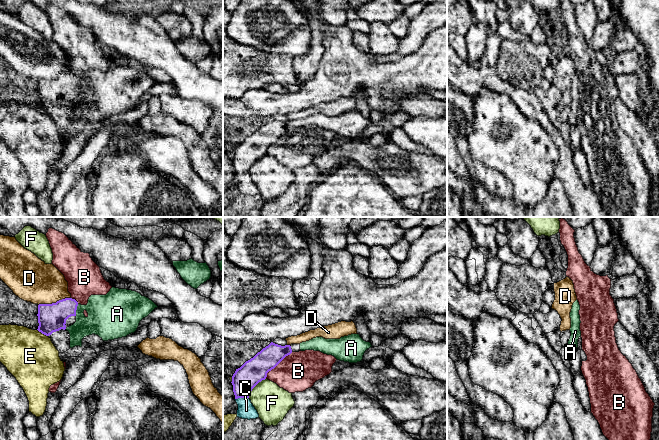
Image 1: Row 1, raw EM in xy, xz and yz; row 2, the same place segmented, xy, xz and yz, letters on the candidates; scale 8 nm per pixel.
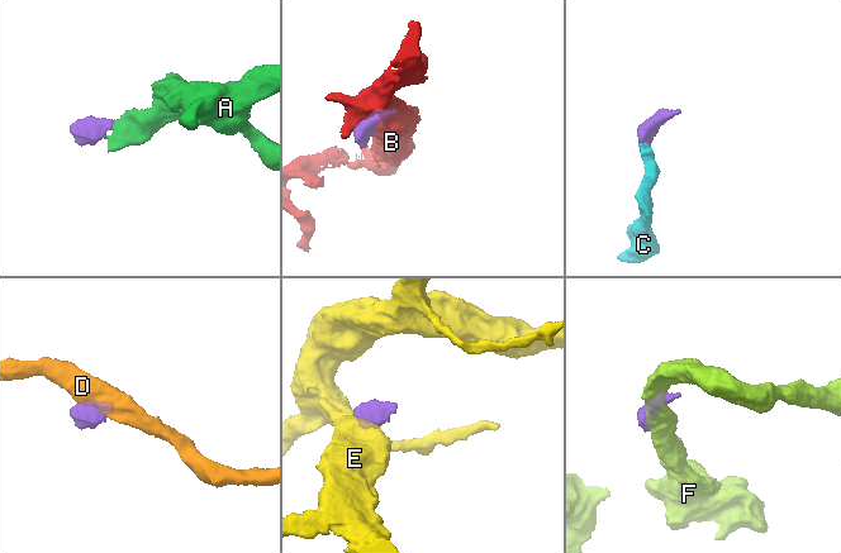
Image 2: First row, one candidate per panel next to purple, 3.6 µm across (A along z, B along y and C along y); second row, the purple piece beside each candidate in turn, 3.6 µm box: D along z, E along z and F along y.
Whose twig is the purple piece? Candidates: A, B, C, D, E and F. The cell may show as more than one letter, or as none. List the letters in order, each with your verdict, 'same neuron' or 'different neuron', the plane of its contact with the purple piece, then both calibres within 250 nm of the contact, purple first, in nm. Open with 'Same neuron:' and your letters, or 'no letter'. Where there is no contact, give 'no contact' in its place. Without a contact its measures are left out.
Same neuron: A, C
A: same neuron; meets purple in xy; 220 nm thick on the purple side, 300 nm on the other
B: different neuron; meets purple in xz; 200 nm thick on the purple side, 300 nm on the other
C: same neuron; meets purple in xz; 200 nm thick on the purple side, 140 nm on the other
D: different neuron; meets purple in xy; 220 nm thick on the purple side, 340 nm on the other
E: different neuron; meets purple in xy; 220 nm thick on the purple side, 420 nm on the other
F: different neuron; meets purple in xz; 200 nm thick on the purple side, 280 nm on the other

